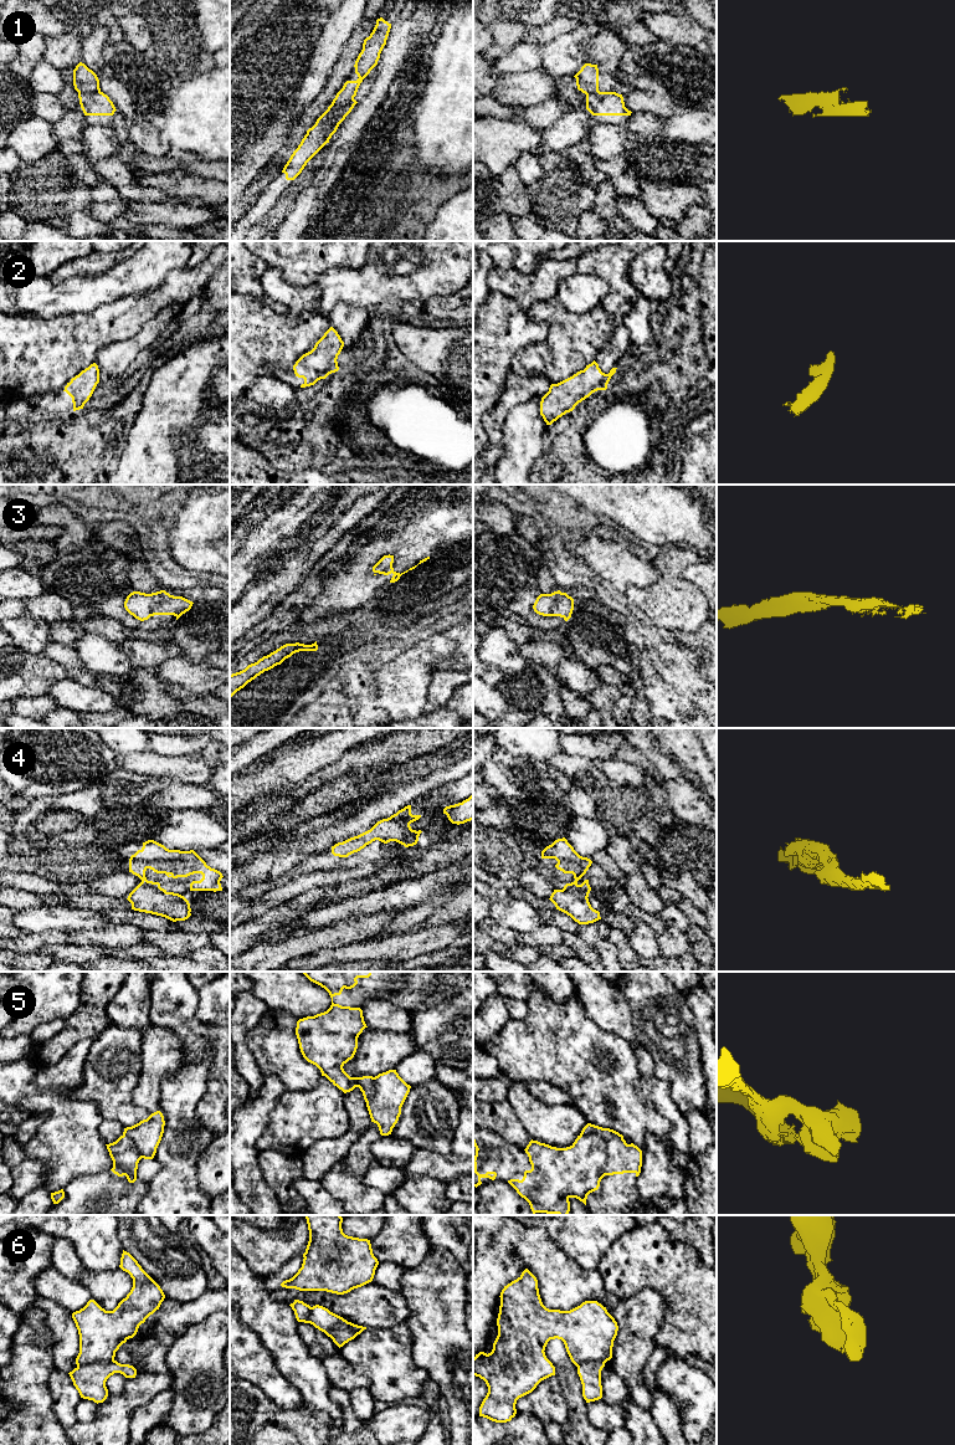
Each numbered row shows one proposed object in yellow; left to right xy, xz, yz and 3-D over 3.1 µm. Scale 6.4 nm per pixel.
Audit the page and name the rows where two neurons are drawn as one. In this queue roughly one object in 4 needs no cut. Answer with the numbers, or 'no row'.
1, 3, 4, 5, 6

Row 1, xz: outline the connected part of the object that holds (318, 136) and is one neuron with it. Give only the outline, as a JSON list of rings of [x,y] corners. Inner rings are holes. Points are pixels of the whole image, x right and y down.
[[[353,98],[343,108],[322,114],[317,119],[282,170],[287,180],[294,180],[302,173],[307,163],[329,142],[356,103]]]

